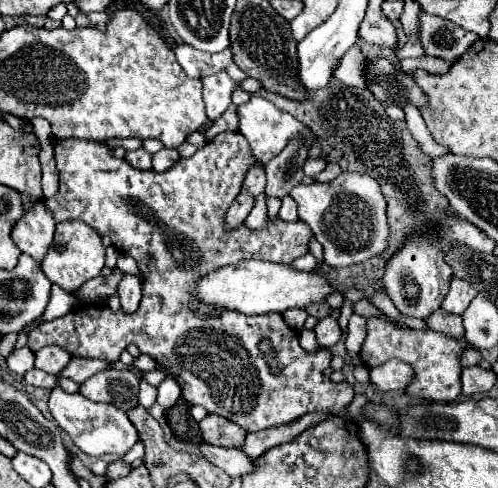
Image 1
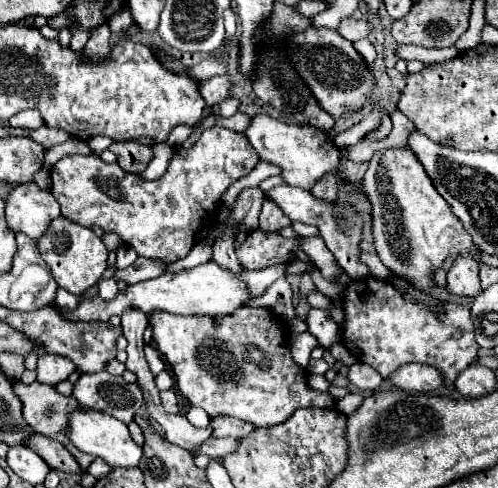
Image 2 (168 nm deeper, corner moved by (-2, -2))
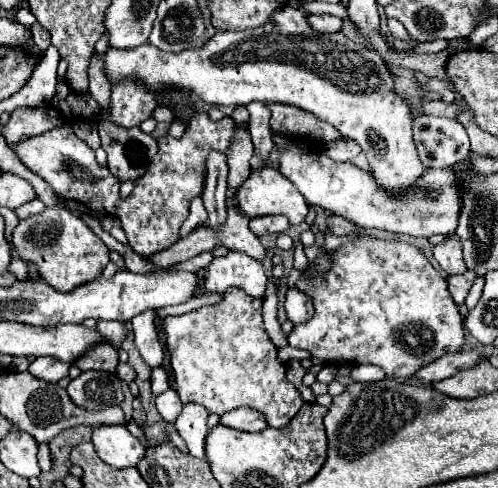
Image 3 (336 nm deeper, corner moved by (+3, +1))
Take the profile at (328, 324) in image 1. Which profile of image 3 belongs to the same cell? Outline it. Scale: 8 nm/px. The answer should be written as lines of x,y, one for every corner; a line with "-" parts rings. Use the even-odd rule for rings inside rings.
289,288
287,296
285,296
285,310
287,316
293,324
305,324
313,318
315,308
313,308
313,300
311,296
299,292
297,288

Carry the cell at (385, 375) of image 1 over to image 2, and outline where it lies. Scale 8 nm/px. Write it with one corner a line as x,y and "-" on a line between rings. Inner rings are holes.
408,363
408,365
402,365
390,377
390,383
406,391
430,393
444,387
444,375
438,369
422,365
422,363

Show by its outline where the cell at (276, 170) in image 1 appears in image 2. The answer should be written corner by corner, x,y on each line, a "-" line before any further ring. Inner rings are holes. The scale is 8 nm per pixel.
266,199
262,205
262,213
260,213
260,229
262,231
280,231
290,225
292,225
292,221
280,211
280,207
274,205
270,199

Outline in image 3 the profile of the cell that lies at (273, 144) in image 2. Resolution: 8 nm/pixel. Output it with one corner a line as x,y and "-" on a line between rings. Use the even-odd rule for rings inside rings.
273,132
273,142
281,150
281,174
297,186
297,190
305,196
309,204
327,208
333,214
353,220
357,226
363,228
381,228
409,236
429,238
433,234
453,234
457,228
461,190
457,176
447,168
427,168
425,174
407,190
407,194
393,196
377,188
367,170
361,170
351,162
335,162
327,154
323,154
319,146
303,150
301,142
289,138
283,132

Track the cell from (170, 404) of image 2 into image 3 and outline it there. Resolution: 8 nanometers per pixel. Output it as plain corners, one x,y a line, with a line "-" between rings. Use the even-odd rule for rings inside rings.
171,388
165,390
163,394
159,394
159,396
155,398
155,404
157,404
159,414
161,414
163,420
167,420
167,422
175,422
177,416
179,416
179,412
181,412
181,408
183,408
177,392
171,390

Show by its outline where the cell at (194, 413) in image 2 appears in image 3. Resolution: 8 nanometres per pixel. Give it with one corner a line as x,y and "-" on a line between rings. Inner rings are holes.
187,404
183,406
179,418
175,420
175,428
179,432
179,436
185,440
189,452
195,458
201,458
205,462
207,454
205,452
205,436
207,436
207,416
209,412
203,410
199,404

